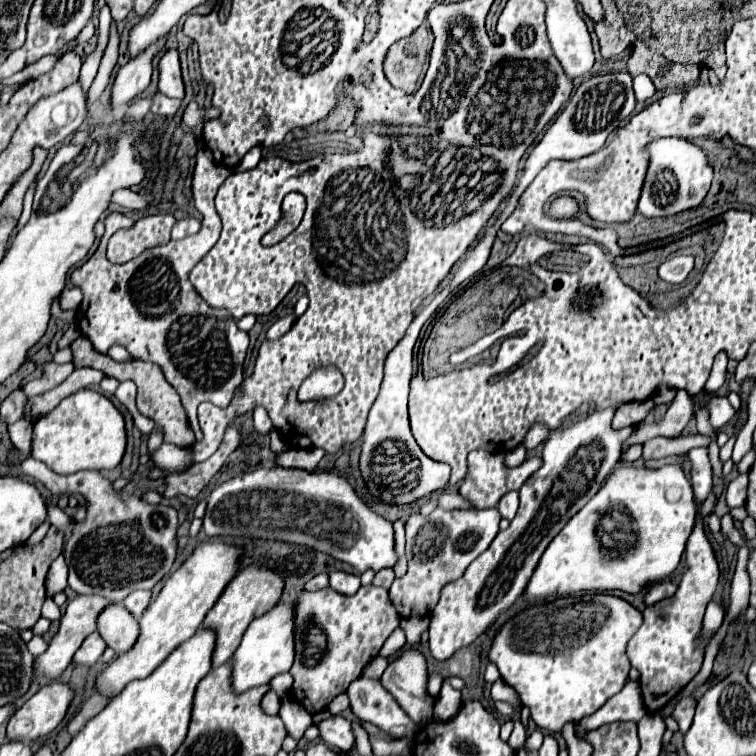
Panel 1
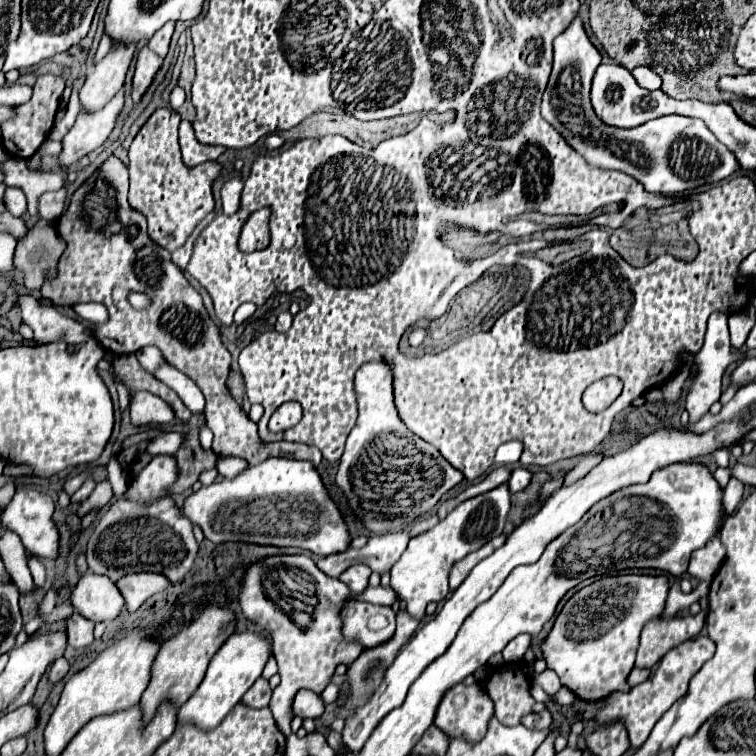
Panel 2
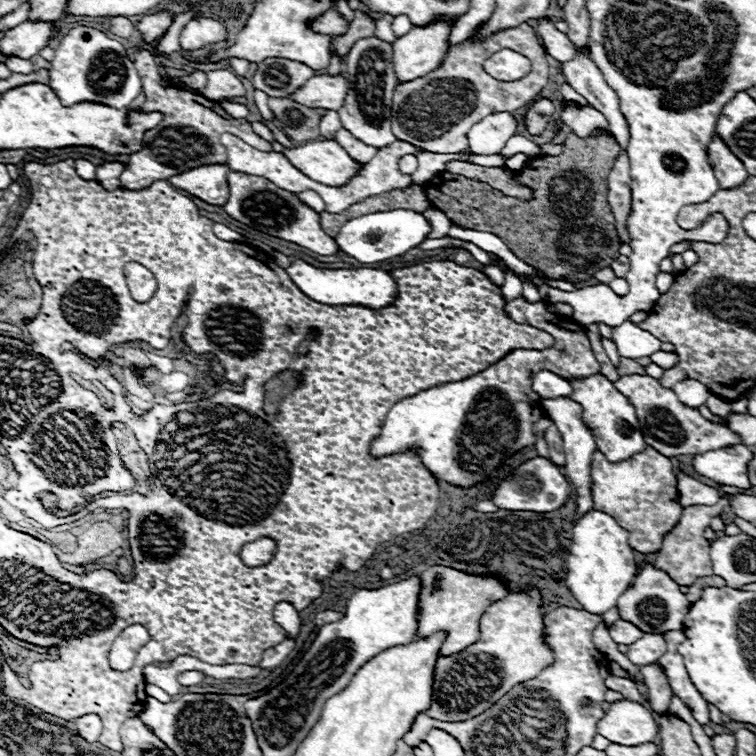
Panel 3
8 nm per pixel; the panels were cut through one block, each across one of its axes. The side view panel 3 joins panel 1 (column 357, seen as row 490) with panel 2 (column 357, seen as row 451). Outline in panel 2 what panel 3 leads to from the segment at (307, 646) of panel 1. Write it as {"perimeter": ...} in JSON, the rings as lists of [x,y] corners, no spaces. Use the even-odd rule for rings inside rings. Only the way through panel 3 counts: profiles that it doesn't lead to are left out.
{"perimeter":[[[278,554],[278,556],[266,556],[258,562],[252,562],[246,566],[244,576],[240,580],[240,608],[248,620],[254,620],[260,628],[268,630],[272,636],[272,654],[278,662],[278,674],[280,683],[273,690],[270,700],[270,710],[276,718],[278,728],[288,736],[290,734],[290,720],[292,720],[292,696],[300,689],[310,689],[314,692],[322,692],[330,676],[334,674],[334,668],[344,662],[352,664],[358,654],[364,650],[360,644],[346,642],[340,632],[340,618],[338,612],[346,598],[358,598],[370,604],[386,604],[392,606],[396,600],[396,592],[392,588],[382,586],[368,586],[360,596],[352,596],[346,584],[342,584],[338,578],[326,576],[310,556],[306,554]],[[278,604],[288,604],[292,610],[296,608],[308,608],[310,622],[306,626],[300,626],[294,622],[292,612],[280,608]]]}

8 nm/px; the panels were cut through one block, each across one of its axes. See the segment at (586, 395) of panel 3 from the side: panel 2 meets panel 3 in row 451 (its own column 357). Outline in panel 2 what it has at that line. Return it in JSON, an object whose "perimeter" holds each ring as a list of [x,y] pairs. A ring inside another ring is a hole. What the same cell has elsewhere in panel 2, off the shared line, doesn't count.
{"perimeter":[[[346,600],[342,606],[342,634],[346,640],[358,640],[364,648],[378,646],[394,634],[394,610],[390,606],[374,606],[370,602]]]}

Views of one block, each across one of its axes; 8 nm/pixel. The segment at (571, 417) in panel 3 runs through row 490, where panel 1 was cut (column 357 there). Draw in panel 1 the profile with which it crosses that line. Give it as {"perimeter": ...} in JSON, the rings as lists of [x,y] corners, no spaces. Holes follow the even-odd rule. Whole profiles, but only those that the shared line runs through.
{"perimeter":[[[330,572],[330,588],[340,592],[340,594],[346,594],[346,596],[352,596],[358,592],[360,588],[360,576],[358,574],[346,574],[346,572]]]}

